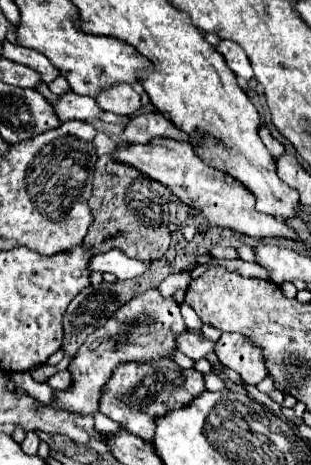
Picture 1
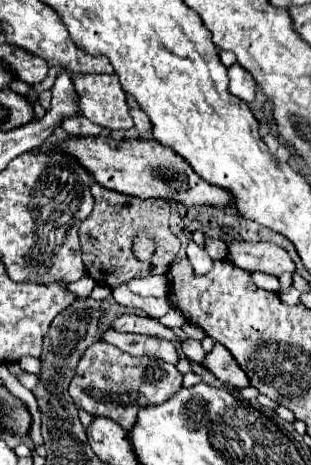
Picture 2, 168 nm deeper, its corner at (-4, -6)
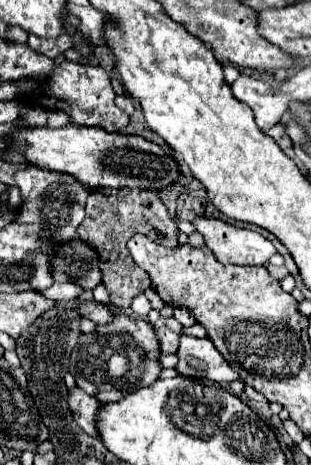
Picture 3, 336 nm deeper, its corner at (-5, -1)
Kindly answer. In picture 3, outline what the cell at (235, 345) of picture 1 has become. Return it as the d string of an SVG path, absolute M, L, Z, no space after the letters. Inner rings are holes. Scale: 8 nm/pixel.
M181 336L177 350L177 370L189 378L209 378L219 384L229 384L239 380L239 374L231 370L231 364L219 354L209 338Z

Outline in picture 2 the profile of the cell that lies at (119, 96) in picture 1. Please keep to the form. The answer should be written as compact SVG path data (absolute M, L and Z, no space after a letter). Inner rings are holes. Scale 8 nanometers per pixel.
M70 73L70 81L74 91L78 93L78 105L86 119L110 131L134 127L128 113L126 95L116 75Z

